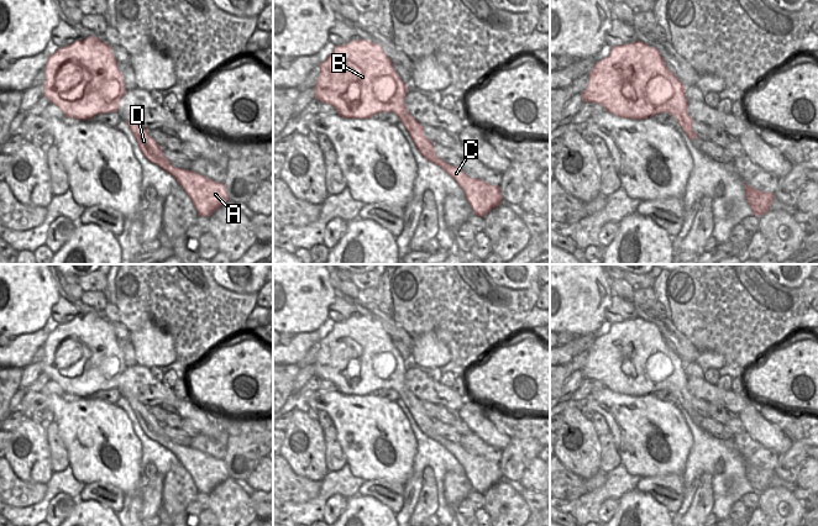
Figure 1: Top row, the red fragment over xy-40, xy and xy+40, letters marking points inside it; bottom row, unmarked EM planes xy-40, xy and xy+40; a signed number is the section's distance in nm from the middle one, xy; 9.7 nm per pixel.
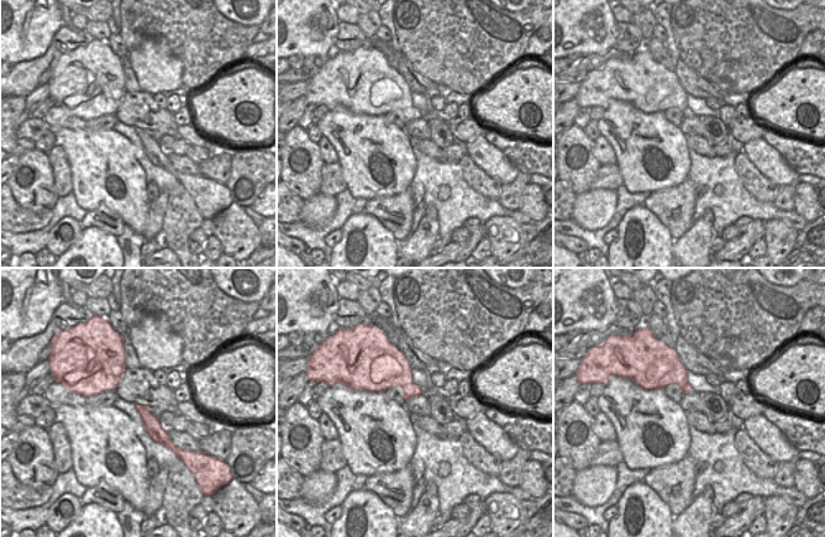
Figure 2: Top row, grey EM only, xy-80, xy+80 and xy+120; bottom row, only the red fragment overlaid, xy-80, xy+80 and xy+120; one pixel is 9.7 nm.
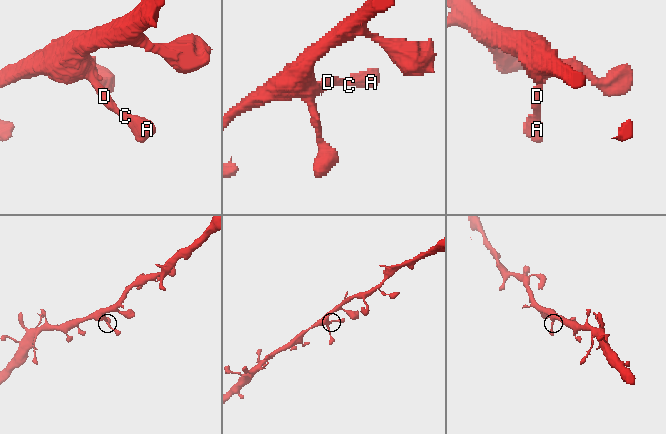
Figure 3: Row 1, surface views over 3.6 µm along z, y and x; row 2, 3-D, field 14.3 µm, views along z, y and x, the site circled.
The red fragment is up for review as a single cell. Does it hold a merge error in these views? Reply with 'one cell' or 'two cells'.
one cell

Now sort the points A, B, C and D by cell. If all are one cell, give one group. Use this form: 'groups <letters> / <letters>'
groups A B C D

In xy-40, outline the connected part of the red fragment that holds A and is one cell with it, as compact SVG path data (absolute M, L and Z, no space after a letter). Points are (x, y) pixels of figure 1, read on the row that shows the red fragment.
M132 120L126 121L142 154L153 164L169 173L189 195L199 216L209 217L217 207L229 201L224 183L216 183L189 169L172 165L163 156L162 148L143 128Z

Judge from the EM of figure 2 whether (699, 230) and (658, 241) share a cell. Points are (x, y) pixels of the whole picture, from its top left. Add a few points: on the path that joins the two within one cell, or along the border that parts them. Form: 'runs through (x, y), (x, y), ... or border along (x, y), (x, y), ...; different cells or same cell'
border along (677, 240), (672, 247), (672, 254); different cells

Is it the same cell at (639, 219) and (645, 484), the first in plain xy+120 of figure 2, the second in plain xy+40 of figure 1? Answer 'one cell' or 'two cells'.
two cells

